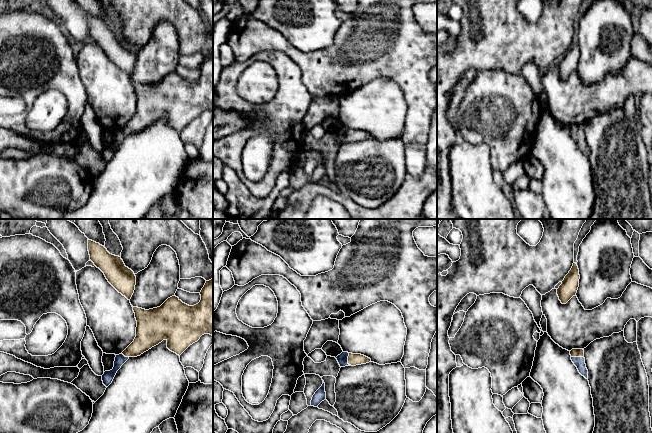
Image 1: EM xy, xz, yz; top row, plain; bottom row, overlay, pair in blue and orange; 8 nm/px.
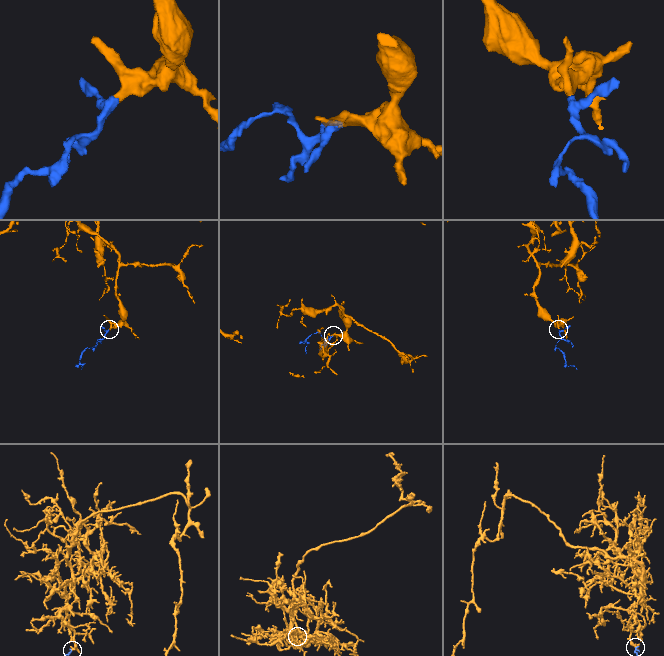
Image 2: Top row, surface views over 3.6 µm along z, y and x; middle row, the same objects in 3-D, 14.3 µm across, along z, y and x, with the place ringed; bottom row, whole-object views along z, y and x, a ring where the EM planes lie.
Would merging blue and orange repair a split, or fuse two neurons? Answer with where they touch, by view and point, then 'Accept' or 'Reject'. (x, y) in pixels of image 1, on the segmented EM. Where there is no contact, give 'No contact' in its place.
Touches blue at xz (347, 360). Accept

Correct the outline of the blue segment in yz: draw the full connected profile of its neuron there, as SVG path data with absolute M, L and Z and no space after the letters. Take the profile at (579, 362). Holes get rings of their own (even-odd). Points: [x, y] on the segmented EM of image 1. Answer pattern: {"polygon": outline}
{"polygon": "M572 349L570 351L571 360L577 367L579 373L588 379L588 370L585 364L584 350L583 349Z"}

